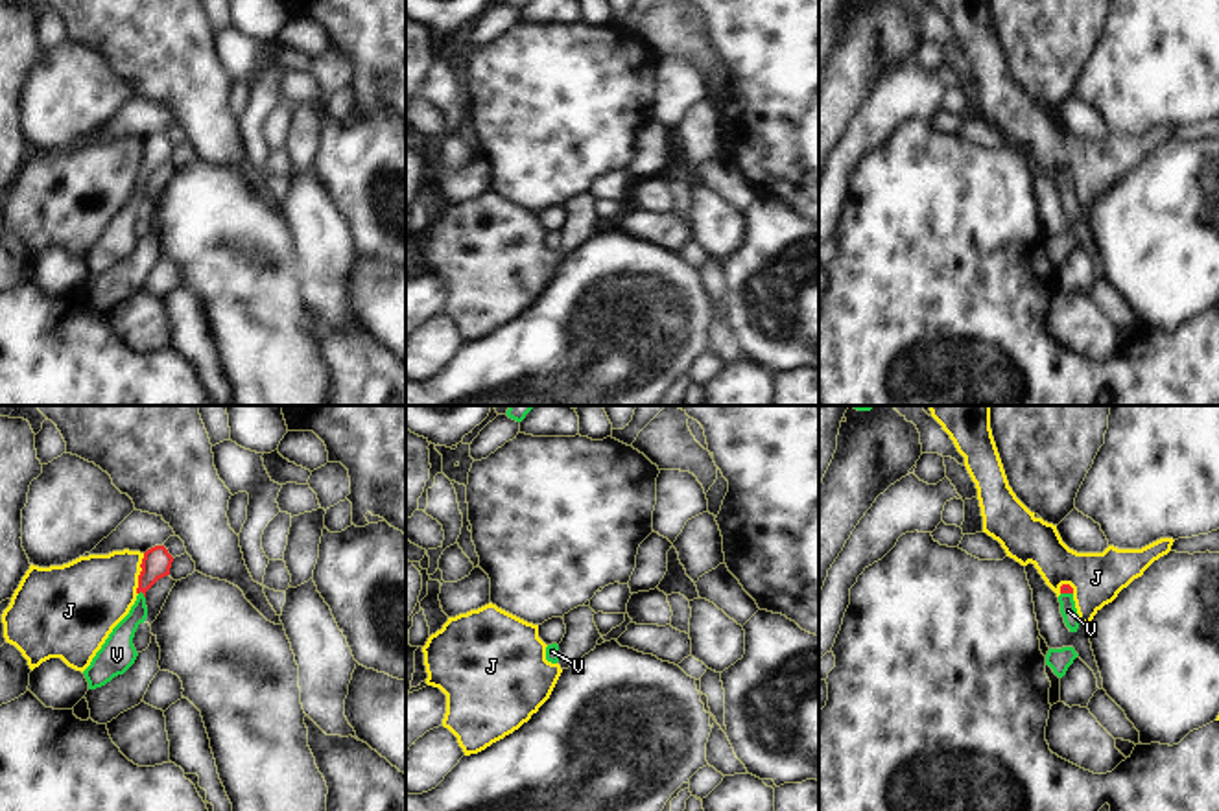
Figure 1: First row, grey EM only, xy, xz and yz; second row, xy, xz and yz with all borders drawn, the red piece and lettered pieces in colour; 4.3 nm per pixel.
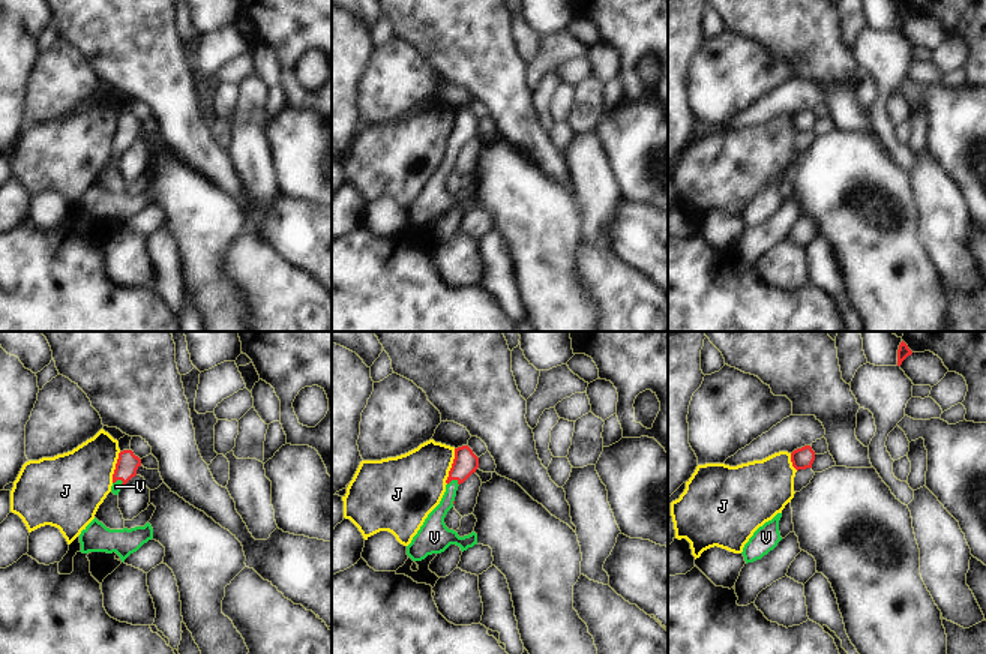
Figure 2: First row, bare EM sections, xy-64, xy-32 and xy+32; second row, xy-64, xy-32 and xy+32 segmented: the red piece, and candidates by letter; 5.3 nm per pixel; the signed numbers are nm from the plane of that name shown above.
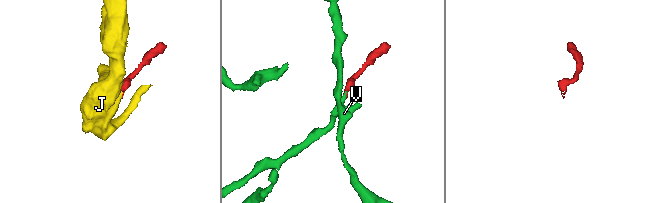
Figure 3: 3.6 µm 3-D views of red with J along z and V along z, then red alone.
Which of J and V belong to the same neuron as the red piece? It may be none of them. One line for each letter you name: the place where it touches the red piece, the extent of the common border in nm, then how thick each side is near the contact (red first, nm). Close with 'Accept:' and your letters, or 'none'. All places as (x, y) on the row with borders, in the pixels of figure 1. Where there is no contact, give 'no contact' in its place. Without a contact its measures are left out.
V: xy (142, 592) | 40 nm | 130/120 nm
Accept: V

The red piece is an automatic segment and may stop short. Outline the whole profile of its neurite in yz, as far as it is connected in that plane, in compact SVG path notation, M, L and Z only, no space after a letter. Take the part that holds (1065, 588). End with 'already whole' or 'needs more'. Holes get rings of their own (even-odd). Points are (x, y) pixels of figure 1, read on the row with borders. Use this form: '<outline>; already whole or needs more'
M1070 584L1060 586L1059 603L1066 627L1070 632L1077 632L1081 621L1073 601L1073 588Z; needs more

